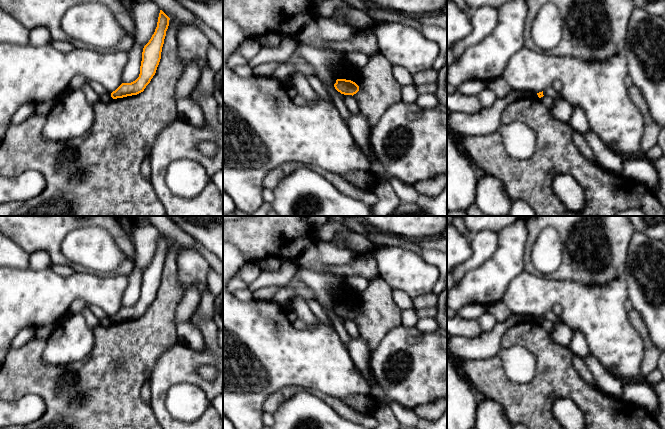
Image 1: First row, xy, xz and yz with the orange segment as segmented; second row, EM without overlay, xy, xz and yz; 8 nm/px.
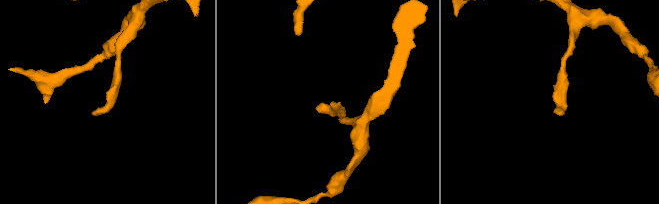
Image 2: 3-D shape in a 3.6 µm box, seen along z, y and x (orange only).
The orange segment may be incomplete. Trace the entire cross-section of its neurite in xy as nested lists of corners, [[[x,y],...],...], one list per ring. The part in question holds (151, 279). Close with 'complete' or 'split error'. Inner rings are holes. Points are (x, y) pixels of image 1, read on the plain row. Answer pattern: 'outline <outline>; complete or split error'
outline [[[160,234],[157,251],[149,266],[144,270],[139,301],[131,307],[122,307],[111,317],[113,323],[137,319],[144,315],[156,297],[161,283],[162,271],[170,242]]]; complete

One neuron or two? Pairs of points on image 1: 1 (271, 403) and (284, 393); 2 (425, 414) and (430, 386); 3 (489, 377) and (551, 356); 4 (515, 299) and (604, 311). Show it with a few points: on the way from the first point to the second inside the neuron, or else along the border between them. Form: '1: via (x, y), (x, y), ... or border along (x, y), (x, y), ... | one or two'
1: via (274, 401), (281, 395) | one
2: border along (436, 399), (428, 403), (419, 404), (413, 409) | two
3: via (507, 389), (530, 389), (545, 374) | one
4: via (537, 297), (574, 297), (582, 304) | one

